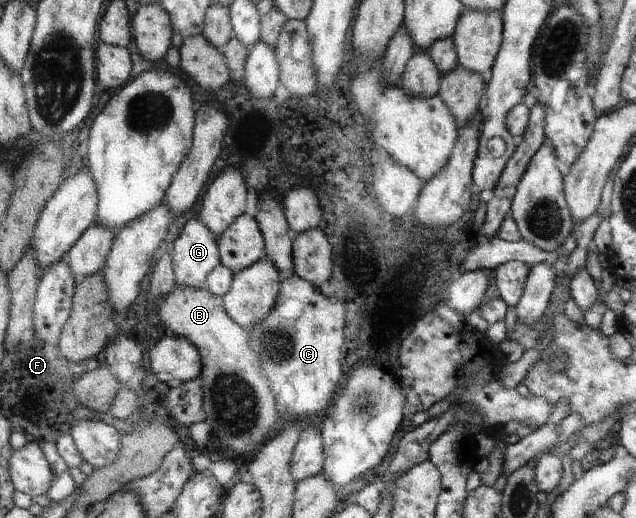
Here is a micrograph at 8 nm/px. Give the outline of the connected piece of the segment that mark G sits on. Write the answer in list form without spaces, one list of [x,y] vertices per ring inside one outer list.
[[[193,216],[174,240],[176,283],[201,289],[206,277],[222,263],[220,240],[200,217]]]

